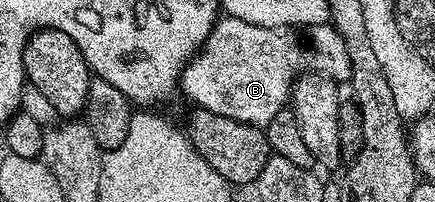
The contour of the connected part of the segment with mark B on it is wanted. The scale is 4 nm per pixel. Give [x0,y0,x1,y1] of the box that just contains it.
[179,16,351,128]

